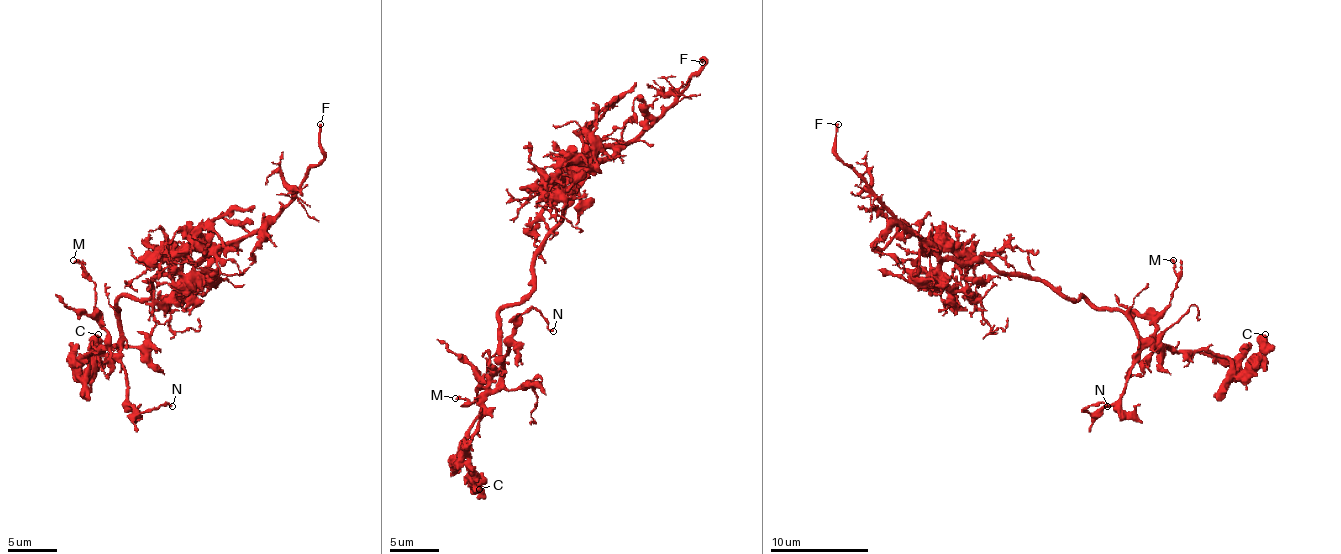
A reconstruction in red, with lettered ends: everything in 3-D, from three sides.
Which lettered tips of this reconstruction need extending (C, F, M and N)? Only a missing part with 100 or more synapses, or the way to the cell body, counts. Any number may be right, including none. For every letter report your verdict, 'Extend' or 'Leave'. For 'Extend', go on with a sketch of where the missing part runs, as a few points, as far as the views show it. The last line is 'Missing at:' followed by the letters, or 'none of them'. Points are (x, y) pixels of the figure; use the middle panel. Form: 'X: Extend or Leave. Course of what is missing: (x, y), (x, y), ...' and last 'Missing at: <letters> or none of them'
C: Leave
F: Extend
M: Leave
N: Leave
Missing at: F

